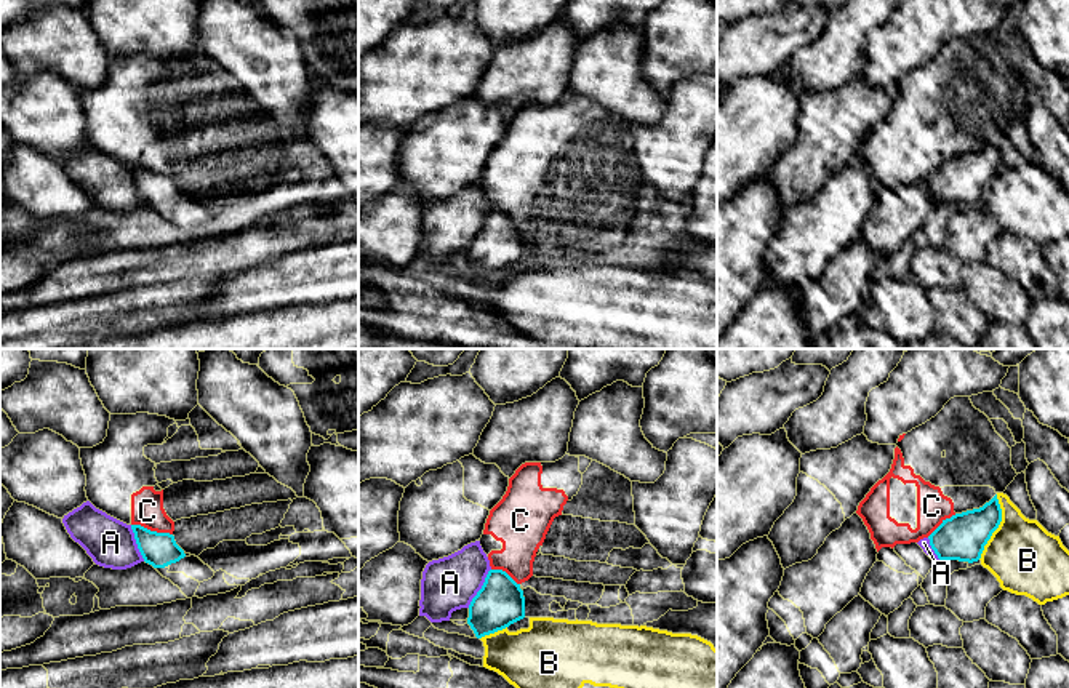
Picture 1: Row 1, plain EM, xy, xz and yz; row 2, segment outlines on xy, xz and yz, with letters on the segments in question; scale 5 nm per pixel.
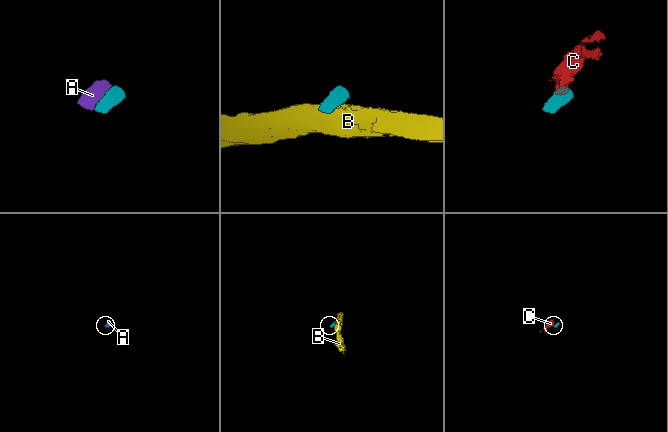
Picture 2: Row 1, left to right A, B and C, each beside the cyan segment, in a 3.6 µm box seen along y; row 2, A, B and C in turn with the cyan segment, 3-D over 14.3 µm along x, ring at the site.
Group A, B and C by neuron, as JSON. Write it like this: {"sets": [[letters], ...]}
{"sets": [["A"], ["B"], ["C"]]}

